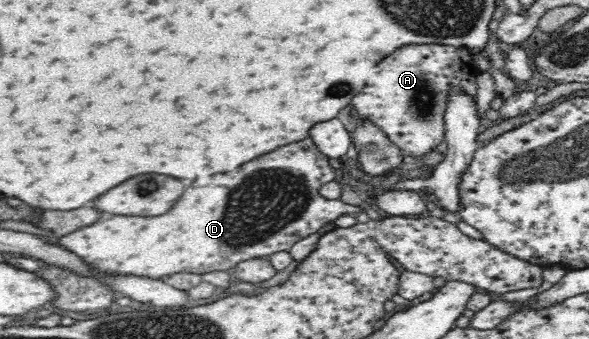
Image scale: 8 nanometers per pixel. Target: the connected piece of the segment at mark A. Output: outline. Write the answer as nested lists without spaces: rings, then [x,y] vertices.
[[[408,44],[376,64],[376,74],[372,76],[372,84],[364,86],[362,92],[354,96],[350,105],[362,118],[370,119],[374,125],[382,129],[389,140],[401,150],[407,151],[409,156],[420,159],[434,151],[445,138],[446,98],[452,86],[454,89],[464,89],[472,97],[477,97],[476,78],[479,74],[481,71],[474,64],[471,49],[448,44]]]

